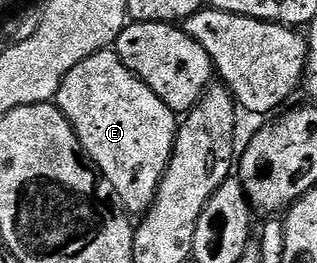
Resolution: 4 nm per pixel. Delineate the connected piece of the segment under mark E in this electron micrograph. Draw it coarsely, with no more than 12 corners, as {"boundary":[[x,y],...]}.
{"boundary":[[112,50],[54,103],[129,213],[147,212],[177,113]]}

